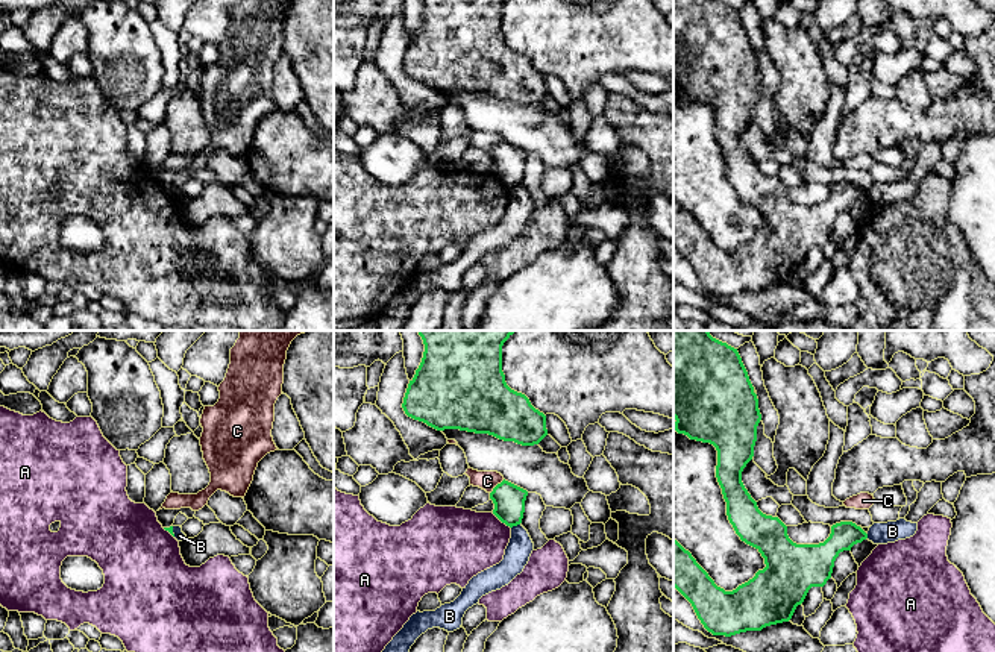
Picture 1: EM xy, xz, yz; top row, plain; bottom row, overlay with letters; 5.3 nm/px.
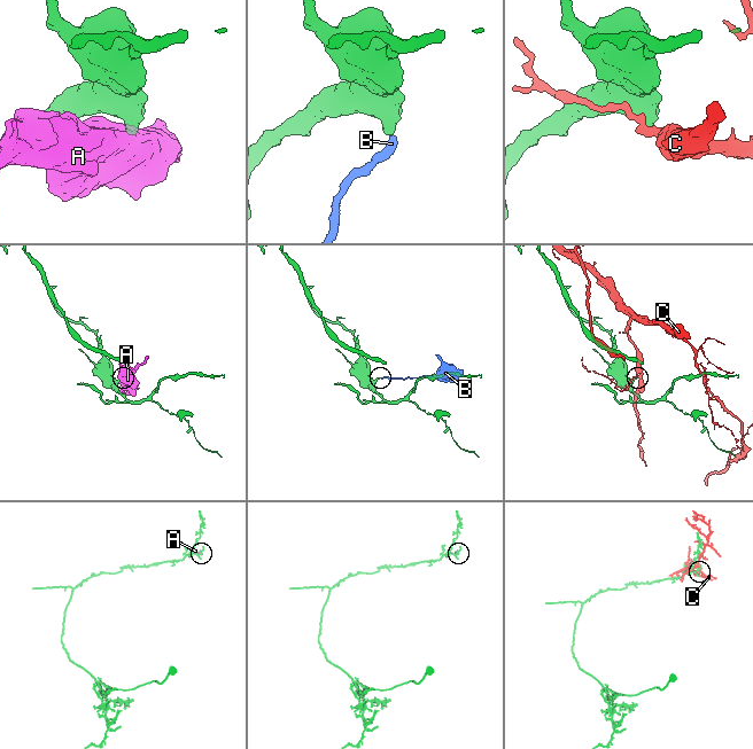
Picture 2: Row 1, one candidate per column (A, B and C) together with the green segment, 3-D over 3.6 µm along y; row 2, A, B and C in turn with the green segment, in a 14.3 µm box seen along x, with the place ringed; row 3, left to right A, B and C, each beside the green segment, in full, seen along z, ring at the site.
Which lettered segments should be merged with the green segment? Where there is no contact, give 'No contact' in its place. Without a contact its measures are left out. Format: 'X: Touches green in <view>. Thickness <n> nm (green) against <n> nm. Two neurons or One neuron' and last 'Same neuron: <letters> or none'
A: Touches green in xz. Thickness 170 nm (green) against 380 nm. Two neurons
B: Touches green in xz. Thickness 170 nm (green) against 140 nm. Two neurons
C: Touches green in xz. Thickness 170 nm (green) against 100 nm. Two neurons
Same neuron: none

